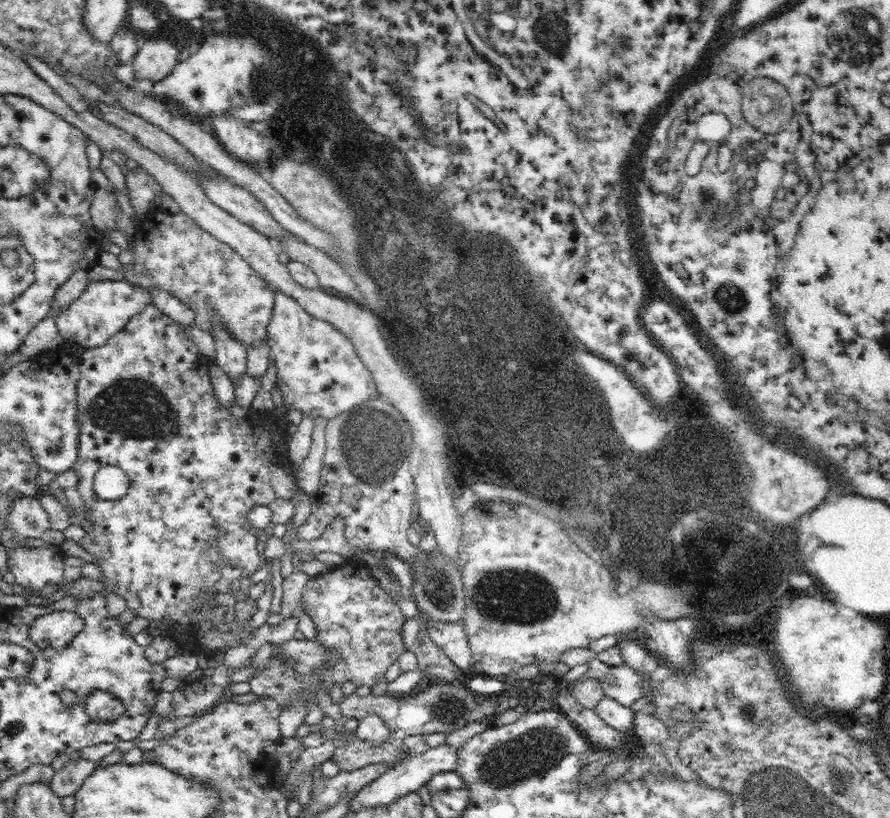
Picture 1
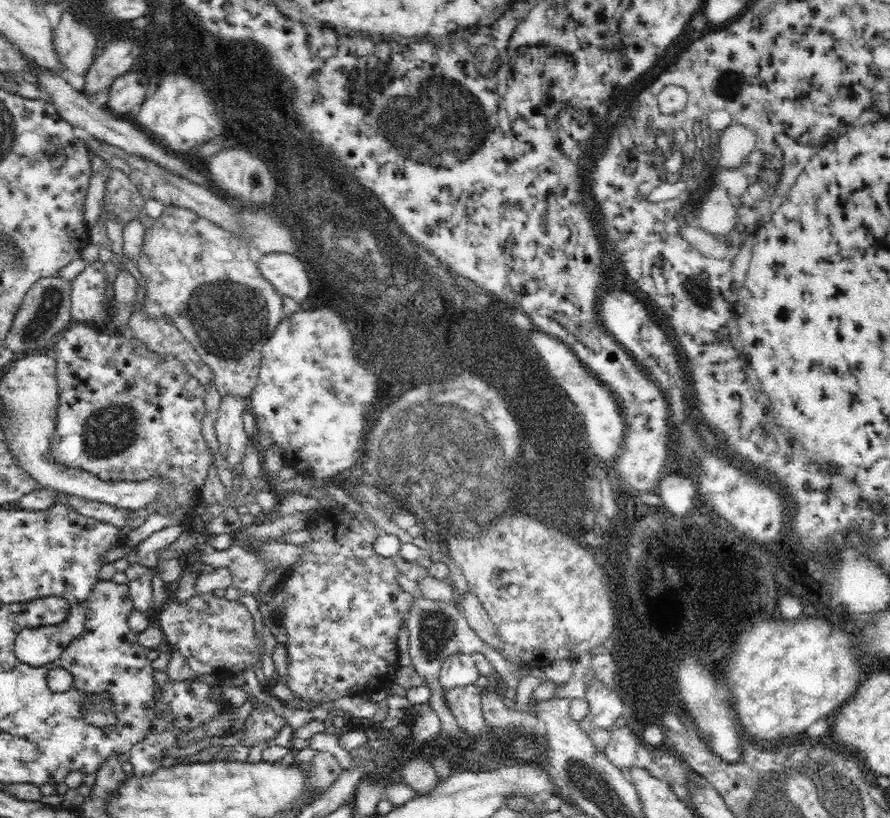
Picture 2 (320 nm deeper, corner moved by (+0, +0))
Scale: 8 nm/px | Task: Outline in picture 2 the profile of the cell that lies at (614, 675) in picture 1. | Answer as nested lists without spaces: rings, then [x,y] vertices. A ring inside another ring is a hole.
[[[601,681],[587,687],[585,698],[589,704],[589,711],[581,720],[580,726],[586,732],[594,728],[608,730],[622,714],[622,708],[624,708],[622,698],[612,691],[610,685],[606,686]]]

